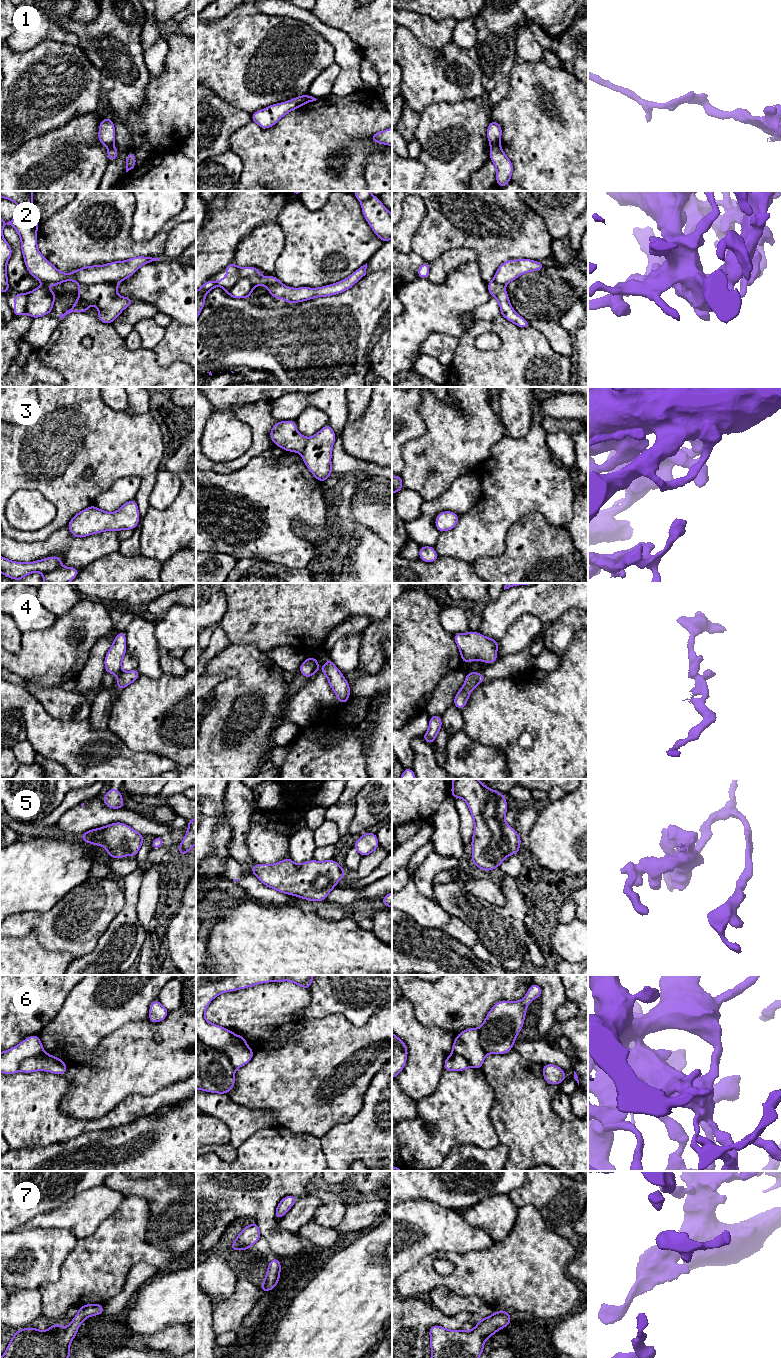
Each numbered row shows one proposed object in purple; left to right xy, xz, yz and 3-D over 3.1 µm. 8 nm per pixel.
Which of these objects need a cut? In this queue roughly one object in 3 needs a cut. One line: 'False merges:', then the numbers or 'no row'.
False merges: 1, 4

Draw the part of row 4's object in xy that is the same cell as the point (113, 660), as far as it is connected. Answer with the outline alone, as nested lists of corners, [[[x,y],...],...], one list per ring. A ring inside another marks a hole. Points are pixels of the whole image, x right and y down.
[[[118,632],[104,659],[106,673],[119,676],[122,672],[122,660],[126,651],[126,633]]]

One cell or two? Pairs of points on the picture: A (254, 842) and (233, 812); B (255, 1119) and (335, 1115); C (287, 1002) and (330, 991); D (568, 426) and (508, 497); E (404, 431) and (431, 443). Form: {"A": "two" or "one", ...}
{"A": "two", "B": "two", "C": "two", "D": "two", "E": "two"}

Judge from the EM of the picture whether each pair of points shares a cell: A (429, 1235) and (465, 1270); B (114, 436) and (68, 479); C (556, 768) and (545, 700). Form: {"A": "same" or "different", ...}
{"A": "different", "B": "same", "C": "same"}

